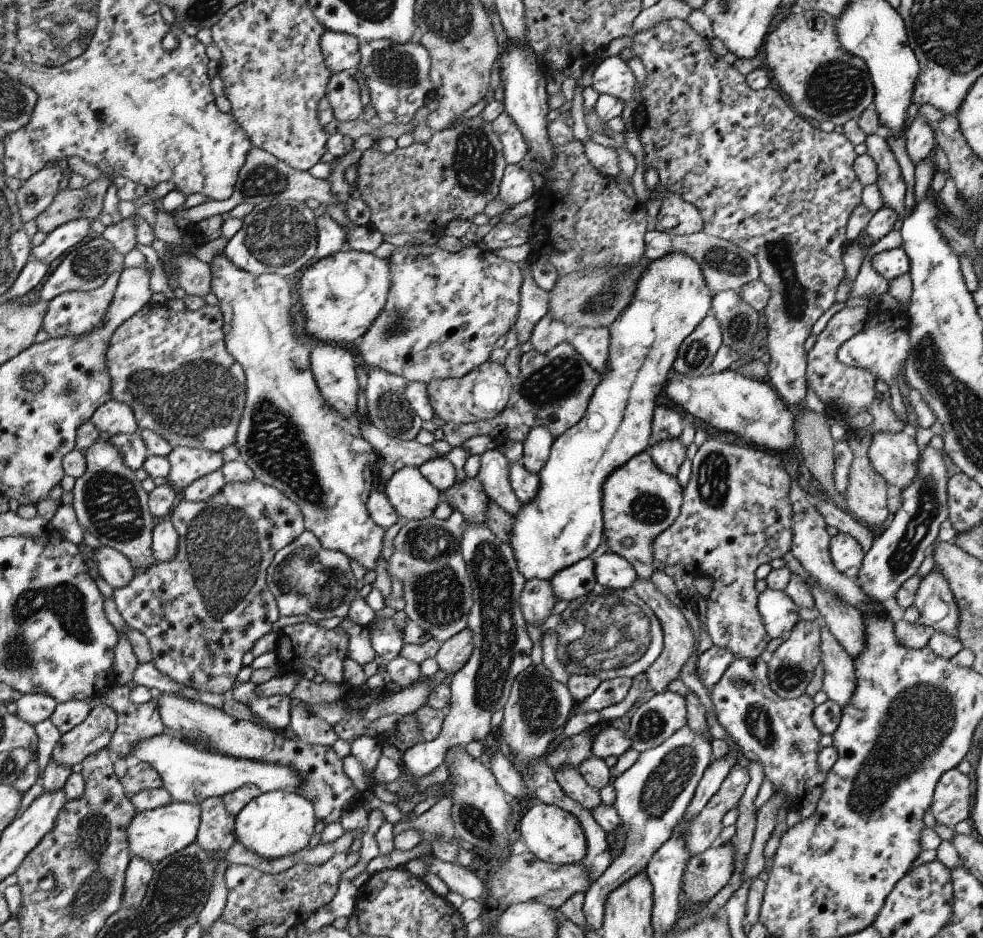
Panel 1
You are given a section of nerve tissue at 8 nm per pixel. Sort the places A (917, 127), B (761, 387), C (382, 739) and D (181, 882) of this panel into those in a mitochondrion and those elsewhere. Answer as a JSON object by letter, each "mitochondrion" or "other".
{"A":"other","B":"other","C":"other","D":"mitochondrion"}

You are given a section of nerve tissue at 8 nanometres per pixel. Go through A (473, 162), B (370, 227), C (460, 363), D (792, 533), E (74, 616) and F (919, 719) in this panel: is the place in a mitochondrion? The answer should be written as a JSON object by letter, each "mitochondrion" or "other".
{"A":"mitochondrion","B":"other","C":"other","D":"other","E":"mitochondrion","F":"mitochondrion"}

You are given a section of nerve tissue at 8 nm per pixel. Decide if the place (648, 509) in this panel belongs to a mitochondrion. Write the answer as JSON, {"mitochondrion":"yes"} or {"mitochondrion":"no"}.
{"mitochondrion":"yes"}

